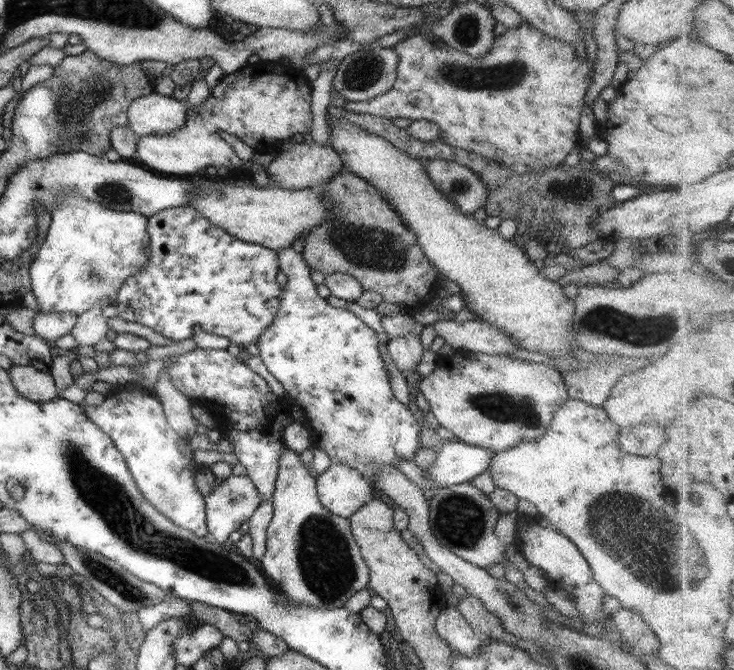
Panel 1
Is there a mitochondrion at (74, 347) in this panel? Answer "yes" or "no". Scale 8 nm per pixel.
no

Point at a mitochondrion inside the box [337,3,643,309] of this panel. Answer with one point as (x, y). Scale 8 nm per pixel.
(451, 72)

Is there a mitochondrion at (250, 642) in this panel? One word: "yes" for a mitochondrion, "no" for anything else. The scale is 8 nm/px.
no

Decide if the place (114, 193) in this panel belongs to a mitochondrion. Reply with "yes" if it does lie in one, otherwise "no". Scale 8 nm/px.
yes

